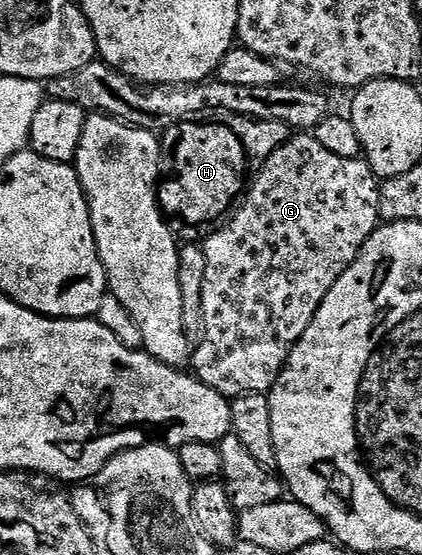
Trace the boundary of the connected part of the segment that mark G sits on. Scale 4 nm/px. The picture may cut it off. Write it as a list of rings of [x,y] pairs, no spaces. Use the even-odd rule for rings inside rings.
[[[307,132],[291,137],[284,146],[277,148],[269,160],[258,167],[253,181],[250,183],[246,198],[239,202],[239,211],[224,224],[221,229],[202,239],[201,245],[205,252],[205,284],[201,284],[201,316],[203,321],[203,339],[197,342],[193,350],[194,377],[205,383],[208,391],[220,394],[224,400],[240,398],[246,394],[267,394],[279,378],[279,373],[287,365],[293,348],[305,336],[305,328],[313,324],[313,316],[317,316],[317,308],[329,296],[333,284],[341,280],[341,276],[357,260],[360,248],[369,240],[369,236],[380,225],[379,217],[379,188],[381,182],[371,171],[371,166],[362,157],[342,158],[333,156],[317,140]]]

